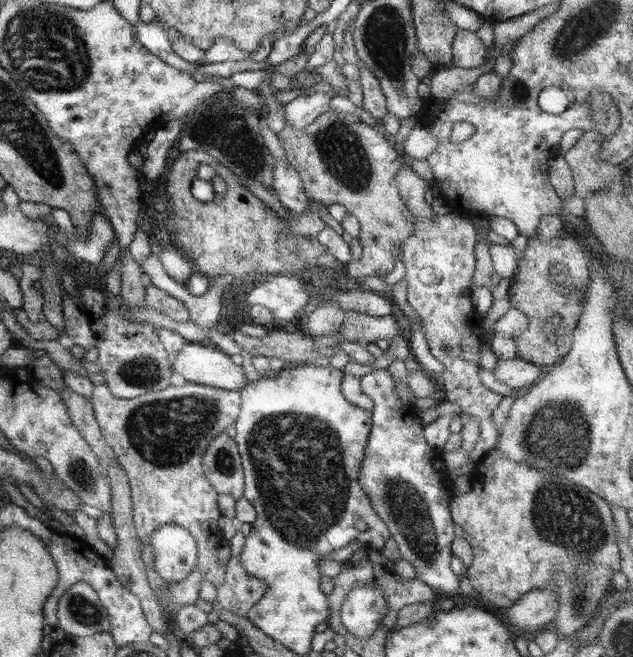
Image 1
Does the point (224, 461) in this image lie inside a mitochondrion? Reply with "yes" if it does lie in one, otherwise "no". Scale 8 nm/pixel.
yes

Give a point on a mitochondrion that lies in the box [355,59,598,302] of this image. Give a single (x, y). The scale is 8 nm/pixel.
(519, 95)

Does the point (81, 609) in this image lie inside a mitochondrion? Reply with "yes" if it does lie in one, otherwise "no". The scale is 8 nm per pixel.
yes

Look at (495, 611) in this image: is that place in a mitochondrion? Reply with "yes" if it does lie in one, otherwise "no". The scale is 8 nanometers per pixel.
no

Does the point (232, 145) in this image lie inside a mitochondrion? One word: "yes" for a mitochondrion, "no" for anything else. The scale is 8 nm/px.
yes

